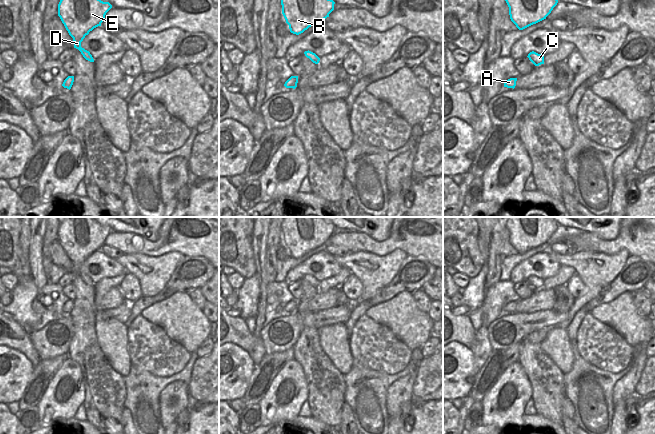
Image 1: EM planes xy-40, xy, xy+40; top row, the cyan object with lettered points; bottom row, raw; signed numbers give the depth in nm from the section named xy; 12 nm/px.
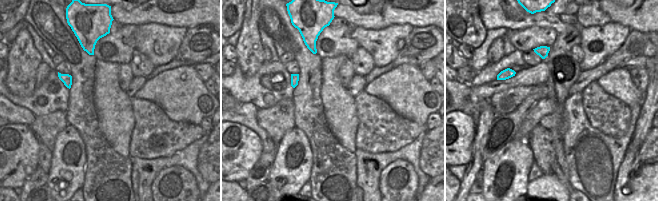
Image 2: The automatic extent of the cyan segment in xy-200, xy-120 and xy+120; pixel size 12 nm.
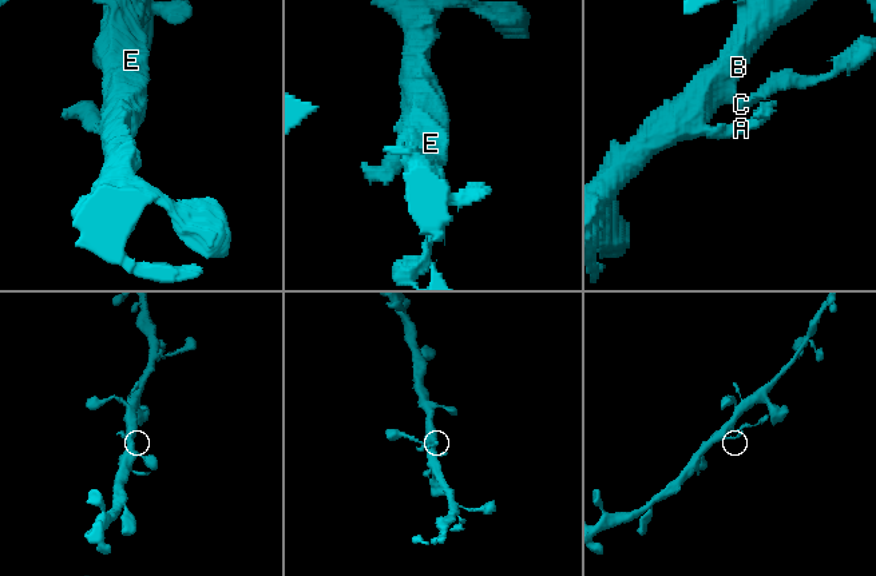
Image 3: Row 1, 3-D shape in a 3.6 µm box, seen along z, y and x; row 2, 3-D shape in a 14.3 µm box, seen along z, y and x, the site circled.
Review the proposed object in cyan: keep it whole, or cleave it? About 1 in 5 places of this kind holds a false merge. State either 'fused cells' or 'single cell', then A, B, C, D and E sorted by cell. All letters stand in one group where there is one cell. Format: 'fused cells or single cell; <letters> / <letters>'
single cell; A B C D E

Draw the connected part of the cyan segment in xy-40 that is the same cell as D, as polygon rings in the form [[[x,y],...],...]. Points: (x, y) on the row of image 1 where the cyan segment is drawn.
[[[60,0],[58,4],[58,16],[73,38],[74,48],[90,62],[94,59],[89,51],[81,47],[81,42],[90,31],[101,26],[111,8],[109,2],[101,0]]]

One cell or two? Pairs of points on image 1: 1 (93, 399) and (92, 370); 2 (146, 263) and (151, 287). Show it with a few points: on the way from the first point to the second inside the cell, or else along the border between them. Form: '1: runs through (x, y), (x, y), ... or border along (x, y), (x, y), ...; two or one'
1: runs through (93, 392), (93, 377); one
2: runs through (153, 267), (152, 280); one

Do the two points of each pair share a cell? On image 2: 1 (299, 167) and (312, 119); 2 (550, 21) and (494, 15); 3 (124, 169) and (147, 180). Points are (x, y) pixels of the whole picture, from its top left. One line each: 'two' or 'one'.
1: two
2: one
3: two

